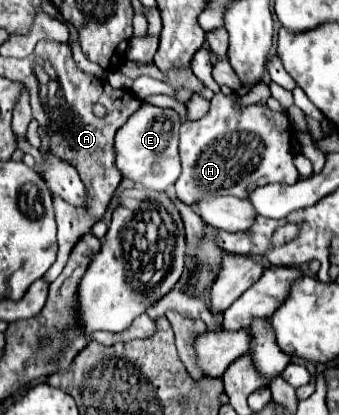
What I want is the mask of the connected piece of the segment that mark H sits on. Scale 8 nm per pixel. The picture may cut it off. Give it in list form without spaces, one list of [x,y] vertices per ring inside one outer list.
[[[217,92],[211,98],[211,110],[207,116],[195,122],[183,122],[181,136],[179,136],[179,152],[181,152],[181,164],[183,172],[175,182],[177,198],[187,204],[195,206],[195,200],[201,200],[203,196],[217,196],[217,194],[229,194],[243,198],[251,190],[281,182],[281,184],[295,184],[299,180],[299,172],[293,166],[293,152],[291,152],[291,128],[285,114],[273,114],[267,106],[237,106],[237,94],[225,96],[223,92]]]

